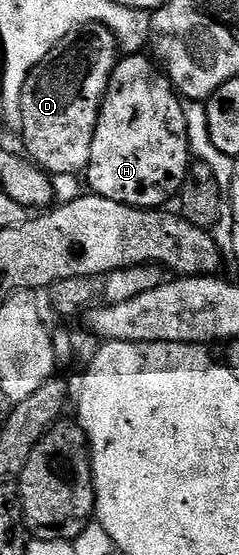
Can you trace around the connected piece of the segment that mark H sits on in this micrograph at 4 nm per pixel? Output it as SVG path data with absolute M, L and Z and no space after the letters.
M129 54L118 59L109 79L105 101L97 119L95 138L91 142L91 158L87 169L89 184L96 195L111 198L111 202L126 204L132 208L160 209L164 200L172 201L183 186L189 173L191 153L184 107L178 93L169 82L169 77L148 55Z

